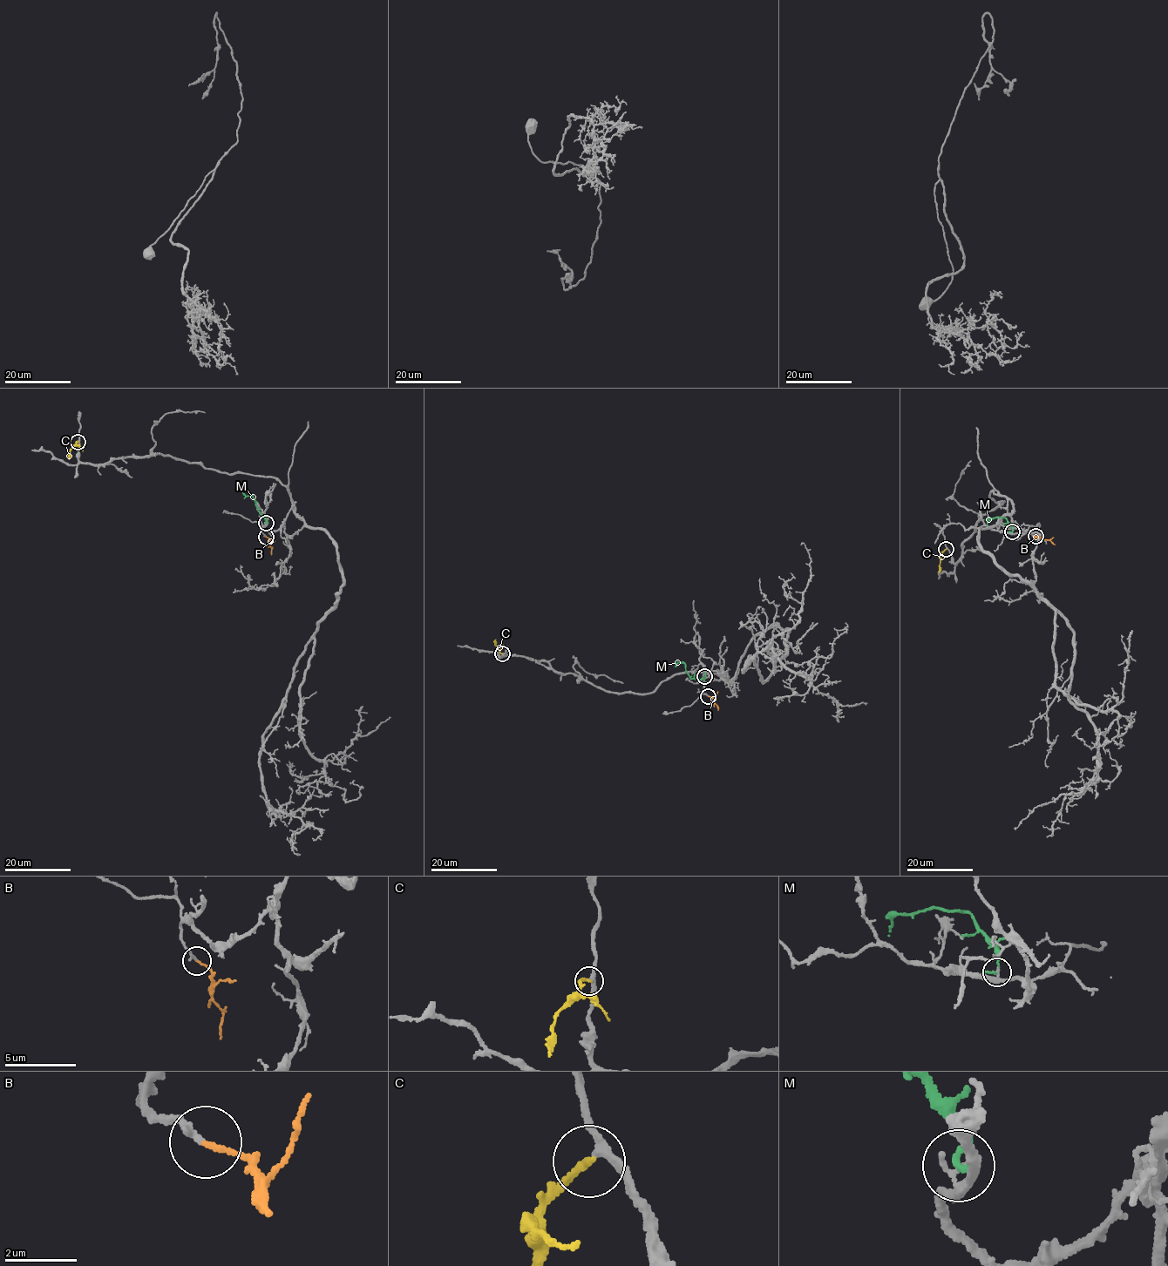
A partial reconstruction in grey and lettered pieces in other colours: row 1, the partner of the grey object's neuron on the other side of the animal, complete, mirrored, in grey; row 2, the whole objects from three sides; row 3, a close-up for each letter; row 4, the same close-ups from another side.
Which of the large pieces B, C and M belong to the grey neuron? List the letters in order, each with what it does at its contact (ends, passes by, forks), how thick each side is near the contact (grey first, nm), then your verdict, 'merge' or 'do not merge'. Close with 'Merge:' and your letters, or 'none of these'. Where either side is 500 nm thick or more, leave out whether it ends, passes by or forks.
B: it ends there; 190 nm thick on the grey side, 140 nm on the other; merge
C: it ends there; 220 nm thick on the grey side, 190 nm on the other; merge
M: it passes by; 180 nm thick on the grey side, 120 nm on the other; do not merge
Merge: B, C

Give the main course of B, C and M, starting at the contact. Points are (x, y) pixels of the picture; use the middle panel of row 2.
B: (709, 695), (718, 708)
C: (501, 653), (495, 639)
M: (704, 676), (691, 679), (683, 663), (679, 662), (675, 666)

